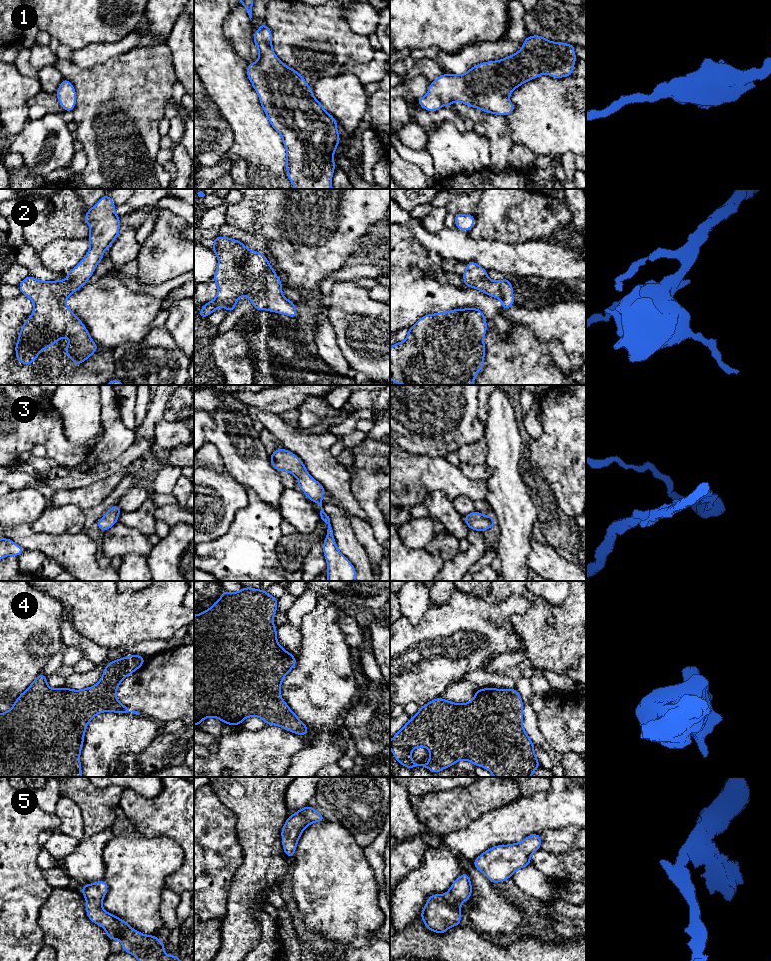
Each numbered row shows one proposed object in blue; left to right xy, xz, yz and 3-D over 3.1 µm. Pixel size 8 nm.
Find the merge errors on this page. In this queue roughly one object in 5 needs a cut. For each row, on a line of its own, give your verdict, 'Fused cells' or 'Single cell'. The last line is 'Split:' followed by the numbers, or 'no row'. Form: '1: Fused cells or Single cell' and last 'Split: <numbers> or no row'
1: Single cell
2: Single cell
3: Single cell
4: Single cell
5: Single cell
Split: no row

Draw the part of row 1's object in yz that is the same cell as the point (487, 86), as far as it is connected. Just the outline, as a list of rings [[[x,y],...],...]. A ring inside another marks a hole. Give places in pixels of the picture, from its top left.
[[[541,35],[526,37],[522,43],[523,47],[517,53],[500,60],[479,63],[463,75],[440,75],[429,85],[427,94],[417,99],[418,104],[424,110],[434,113],[442,106],[451,106],[458,101],[485,113],[508,116],[515,109],[509,100],[514,89],[541,74],[554,78],[572,76],[574,62],[578,60],[574,53],[575,45],[552,42]]]

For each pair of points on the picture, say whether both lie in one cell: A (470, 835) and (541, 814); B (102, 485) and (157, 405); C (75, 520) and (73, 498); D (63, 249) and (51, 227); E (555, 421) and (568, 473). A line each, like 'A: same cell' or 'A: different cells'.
A: same cell
B: different cells
C: different cells
D: different cells
E: same cell

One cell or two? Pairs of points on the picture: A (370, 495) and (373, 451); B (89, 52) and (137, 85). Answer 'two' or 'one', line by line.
A: one
B: two

